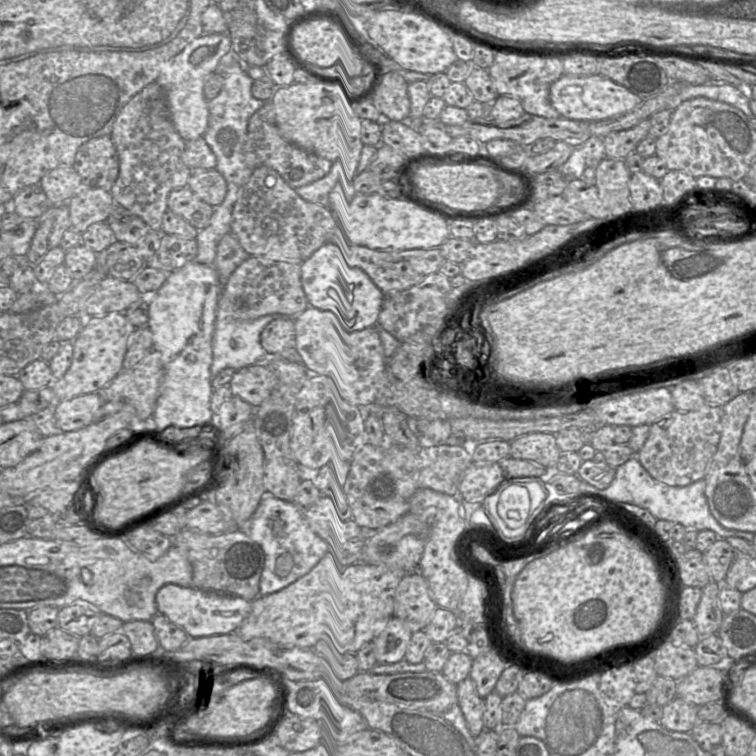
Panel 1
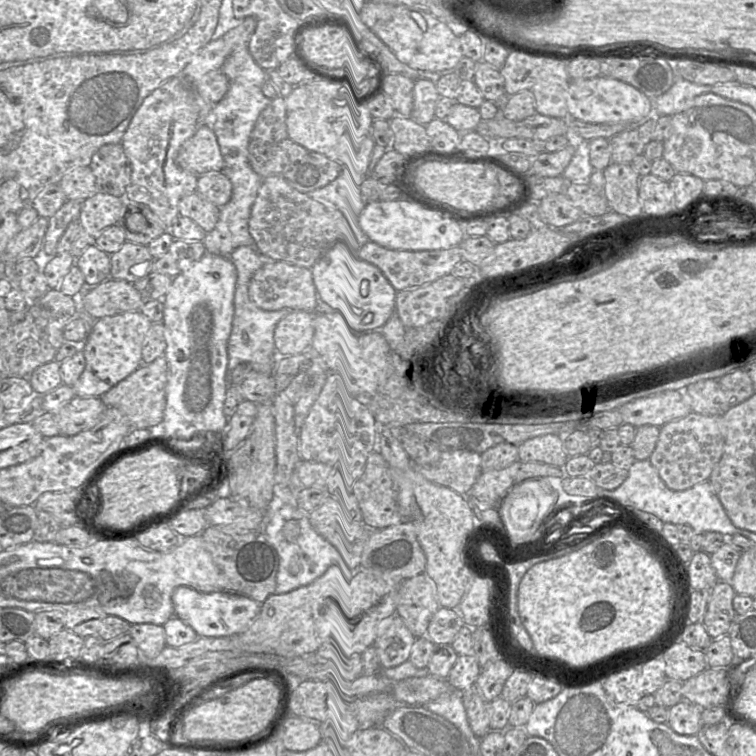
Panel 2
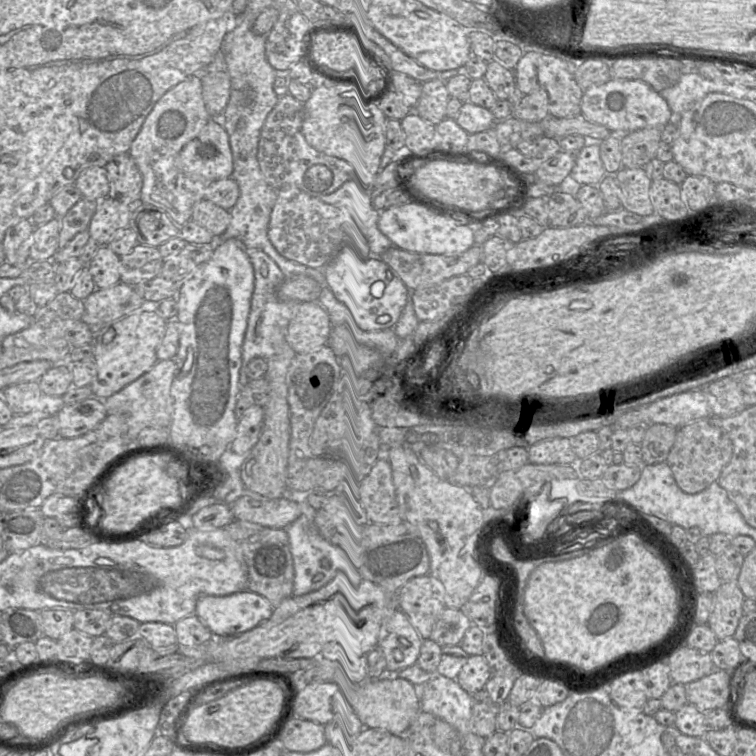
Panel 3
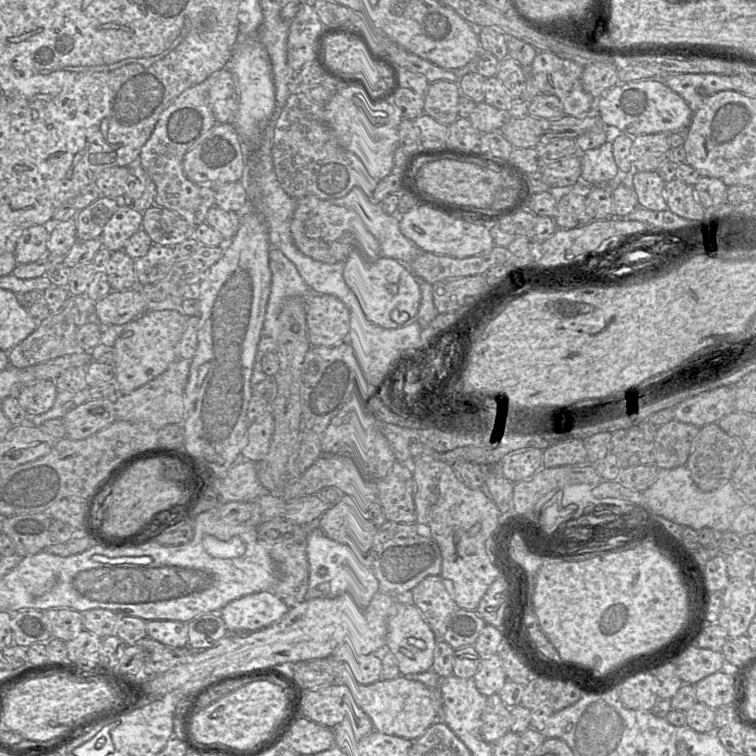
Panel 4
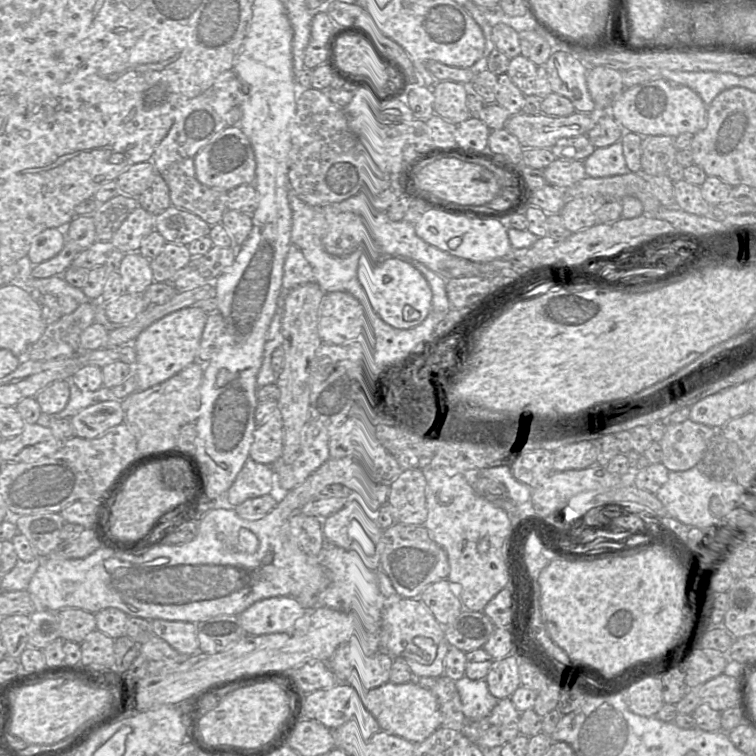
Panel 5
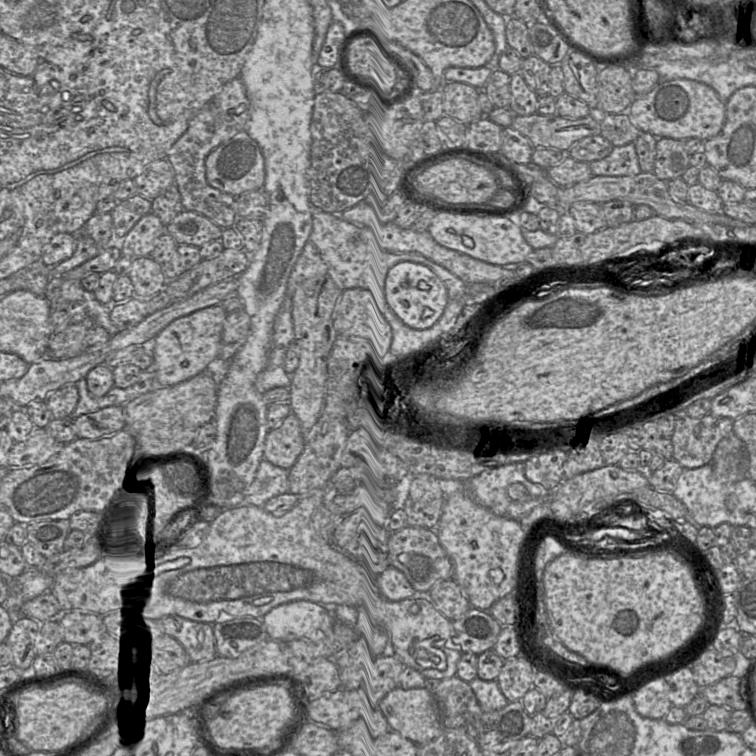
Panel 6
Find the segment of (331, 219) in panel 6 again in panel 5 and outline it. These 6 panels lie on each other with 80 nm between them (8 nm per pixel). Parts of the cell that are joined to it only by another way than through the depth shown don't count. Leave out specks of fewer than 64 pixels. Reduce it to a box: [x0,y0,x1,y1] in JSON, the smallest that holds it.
[289,191,382,307]

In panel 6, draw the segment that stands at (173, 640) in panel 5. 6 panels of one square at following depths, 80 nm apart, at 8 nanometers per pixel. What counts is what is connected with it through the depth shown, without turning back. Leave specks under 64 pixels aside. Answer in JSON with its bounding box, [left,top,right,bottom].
[156,616,217,662]

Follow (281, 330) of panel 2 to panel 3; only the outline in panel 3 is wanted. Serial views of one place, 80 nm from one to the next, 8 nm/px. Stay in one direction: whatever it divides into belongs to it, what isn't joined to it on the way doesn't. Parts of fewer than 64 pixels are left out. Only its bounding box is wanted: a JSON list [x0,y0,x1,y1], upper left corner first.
[286,301,332,353]

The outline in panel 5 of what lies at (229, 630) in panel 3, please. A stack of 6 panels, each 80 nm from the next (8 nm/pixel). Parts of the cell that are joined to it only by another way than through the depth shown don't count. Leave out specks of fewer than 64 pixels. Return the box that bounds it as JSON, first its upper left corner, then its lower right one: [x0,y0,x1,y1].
[238,596,306,635]

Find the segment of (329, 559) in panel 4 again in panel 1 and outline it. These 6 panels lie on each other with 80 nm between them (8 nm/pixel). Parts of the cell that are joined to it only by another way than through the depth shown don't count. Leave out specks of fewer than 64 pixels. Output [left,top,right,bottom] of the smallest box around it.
[244,492,329,596]

